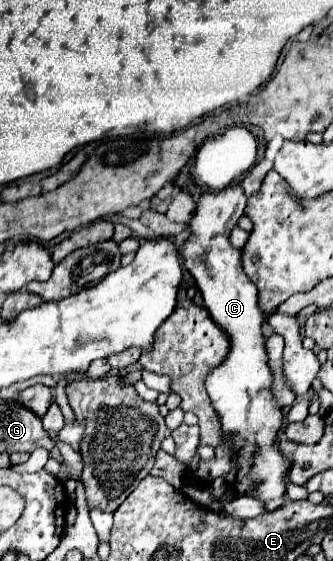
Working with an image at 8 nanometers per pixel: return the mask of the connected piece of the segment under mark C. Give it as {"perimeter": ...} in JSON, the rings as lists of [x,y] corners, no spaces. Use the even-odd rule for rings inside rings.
{"perimeter":[[[241,185],[227,187],[223,191],[207,191],[199,197],[195,213],[189,221],[189,239],[181,249],[183,263],[193,275],[203,303],[209,309],[211,317],[223,327],[231,339],[231,351],[225,361],[215,367],[205,381],[207,393],[213,401],[217,415],[221,417],[223,431],[233,437],[229,445],[219,445],[215,449],[215,459],[201,461],[197,471],[191,475],[199,483],[211,483],[215,477],[225,475],[227,483],[235,489],[241,489],[239,475],[243,477],[243,491],[237,495],[251,495],[265,501],[267,511],[275,511],[283,505],[285,495],[285,473],[289,461],[279,453],[275,445],[275,435],[283,423],[281,407],[277,407],[271,395],[271,371],[267,365],[263,321],[265,315],[257,307],[257,289],[243,273],[241,251],[231,247],[229,233],[237,225],[239,217],[245,211],[247,197]]]}

